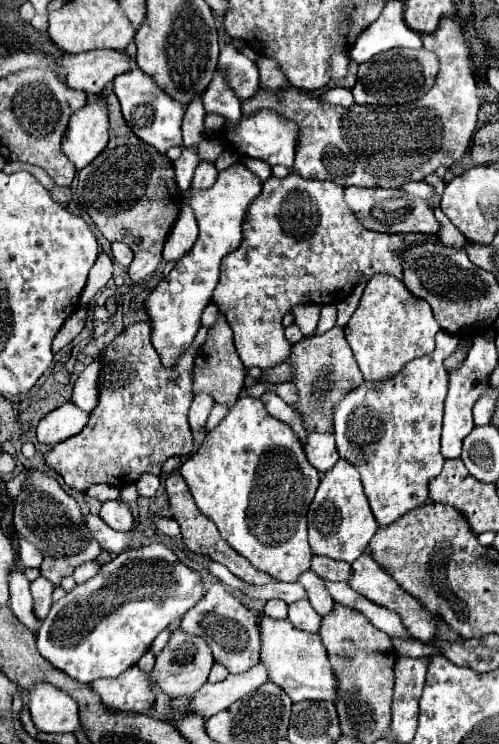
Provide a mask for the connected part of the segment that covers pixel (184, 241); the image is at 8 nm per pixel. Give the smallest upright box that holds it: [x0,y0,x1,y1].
[164,205,198,261]

